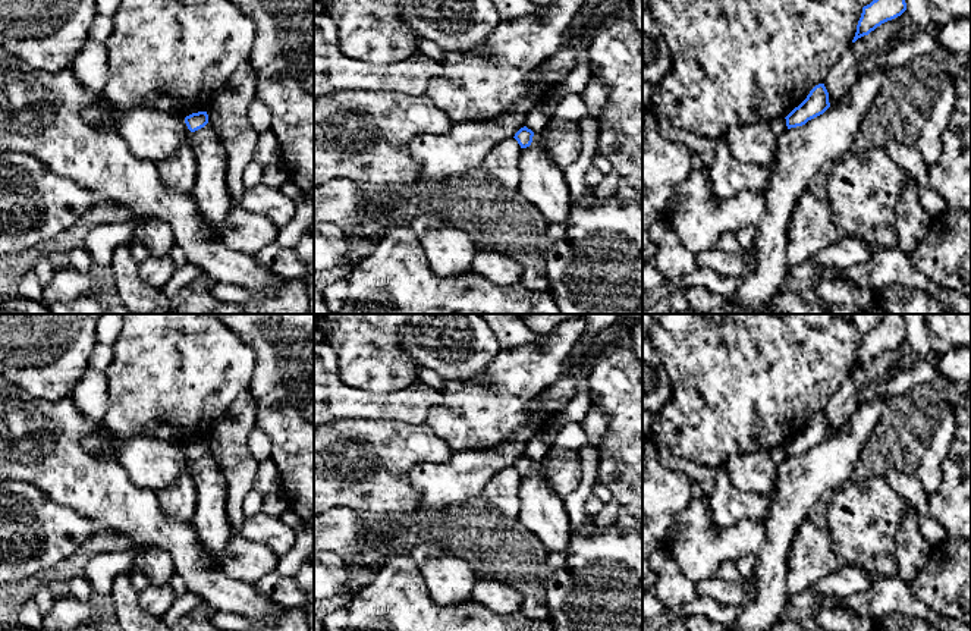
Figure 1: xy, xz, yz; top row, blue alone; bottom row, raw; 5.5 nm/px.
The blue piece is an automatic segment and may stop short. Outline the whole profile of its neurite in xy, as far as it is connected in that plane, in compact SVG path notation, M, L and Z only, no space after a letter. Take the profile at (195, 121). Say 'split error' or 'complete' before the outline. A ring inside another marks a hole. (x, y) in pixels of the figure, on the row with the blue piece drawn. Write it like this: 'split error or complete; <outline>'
complete; M207 112L192 113L185 117L185 123L191 132L195 132L208 123L208 114Z

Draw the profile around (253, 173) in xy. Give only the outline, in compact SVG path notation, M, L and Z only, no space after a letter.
M252 160L243 172L243 176L242 176L243 186L254 188L260 185L261 176L263 176L263 166Z

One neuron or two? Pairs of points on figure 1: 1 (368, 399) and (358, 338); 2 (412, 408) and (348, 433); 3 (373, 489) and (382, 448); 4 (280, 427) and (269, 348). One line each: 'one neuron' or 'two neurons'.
1: two neurons
2: two neurons
3: one neuron
4: one neuron

